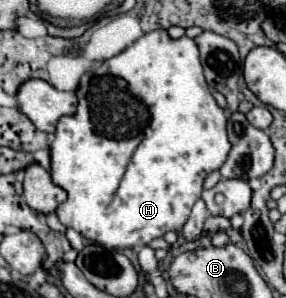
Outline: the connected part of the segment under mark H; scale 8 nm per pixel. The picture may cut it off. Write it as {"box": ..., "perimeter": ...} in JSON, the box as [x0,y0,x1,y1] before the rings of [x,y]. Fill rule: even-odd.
{"box":[50,29,231,249],"perimeter":[[[165,29],[145,33],[125,51],[97,63],[81,77],[81,83],[77,87],[77,111],[73,115],[61,117],[58,121],[55,138],[50,145],[50,174],[53,183],[67,191],[67,199],[55,211],[59,221],[65,227],[73,227],[83,237],[97,241],[107,249],[141,247],[157,237],[163,237],[167,231],[179,233],[187,223],[193,203],[201,197],[203,181],[211,171],[219,169],[229,155],[231,143],[227,139],[225,125],[227,115],[215,103],[213,95],[207,89],[197,43],[187,35],[173,39]],[[117,95],[121,95],[121,99],[133,99],[133,103],[141,103],[141,107],[149,111],[145,139],[143,133],[129,135],[129,131],[105,137],[96,133],[91,119],[101,119],[105,123],[109,107],[101,107],[101,103],[117,103]]]}

